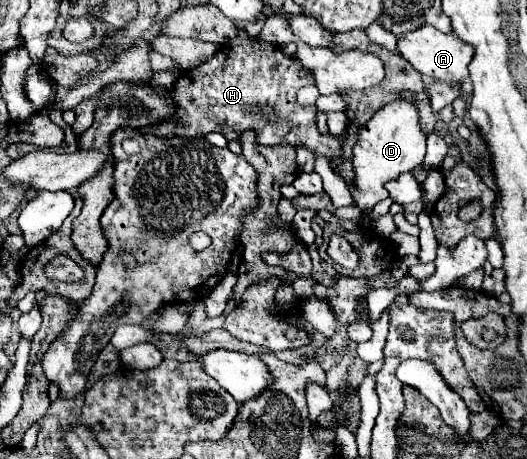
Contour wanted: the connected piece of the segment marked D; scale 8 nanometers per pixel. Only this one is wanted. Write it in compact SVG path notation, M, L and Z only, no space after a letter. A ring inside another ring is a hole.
M392 101L374 113L374 117L360 131L352 157L354 179L350 185L350 193L354 205L360 209L358 225L362 229L368 229L372 225L370 213L374 205L388 197L384 185L390 179L396 179L402 171L414 171L418 165L422 165L424 155L426 155L426 135L420 127L418 111L410 101Z

